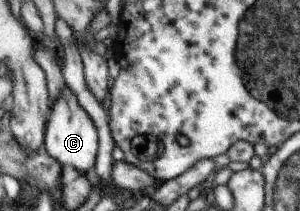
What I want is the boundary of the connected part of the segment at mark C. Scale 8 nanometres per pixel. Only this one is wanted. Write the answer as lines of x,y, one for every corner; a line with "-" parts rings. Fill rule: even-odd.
67,87
63,88
59,95
52,101
50,119
46,125
46,152
62,165
71,165
79,174
85,175
87,169
91,169
95,161
95,149
97,149
95,126
91,123
86,110
79,105
78,98

